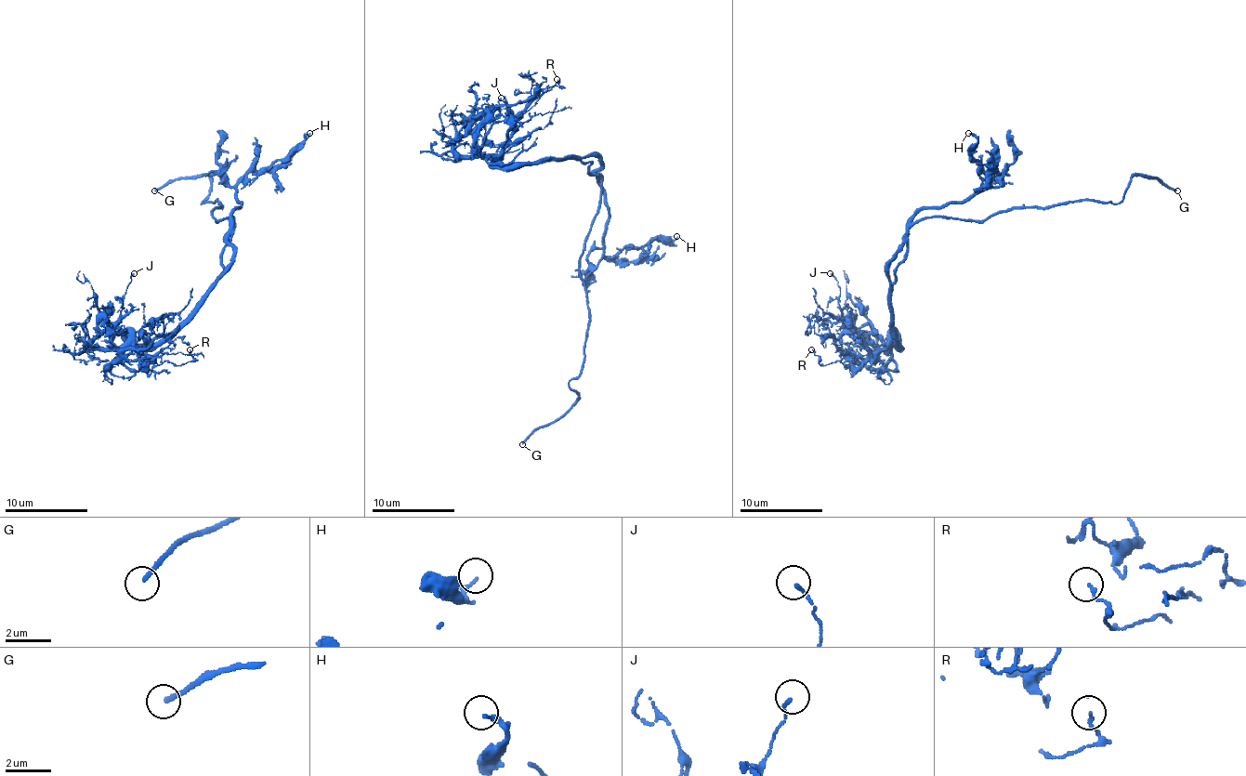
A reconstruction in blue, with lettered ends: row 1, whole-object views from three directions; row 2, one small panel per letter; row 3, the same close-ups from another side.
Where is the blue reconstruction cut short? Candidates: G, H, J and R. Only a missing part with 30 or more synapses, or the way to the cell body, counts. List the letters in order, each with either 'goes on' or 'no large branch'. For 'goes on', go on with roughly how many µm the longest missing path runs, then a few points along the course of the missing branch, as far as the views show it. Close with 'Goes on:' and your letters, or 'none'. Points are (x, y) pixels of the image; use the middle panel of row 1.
G: goes on; missing 9 µm; course (522, 444), (493, 454), (477, 469)
H: no large branch
J: no large branch
R: no large branch
Goes on: G

